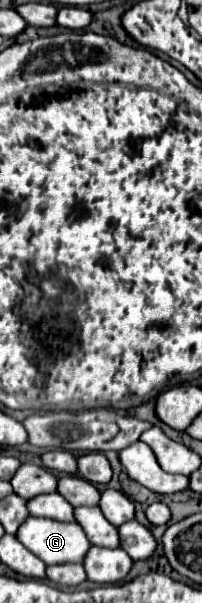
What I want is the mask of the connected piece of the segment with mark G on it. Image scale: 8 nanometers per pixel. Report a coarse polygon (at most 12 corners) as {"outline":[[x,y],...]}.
{"outline":[[37,516],[17,538],[47,566],[83,562],[79,524]]}

